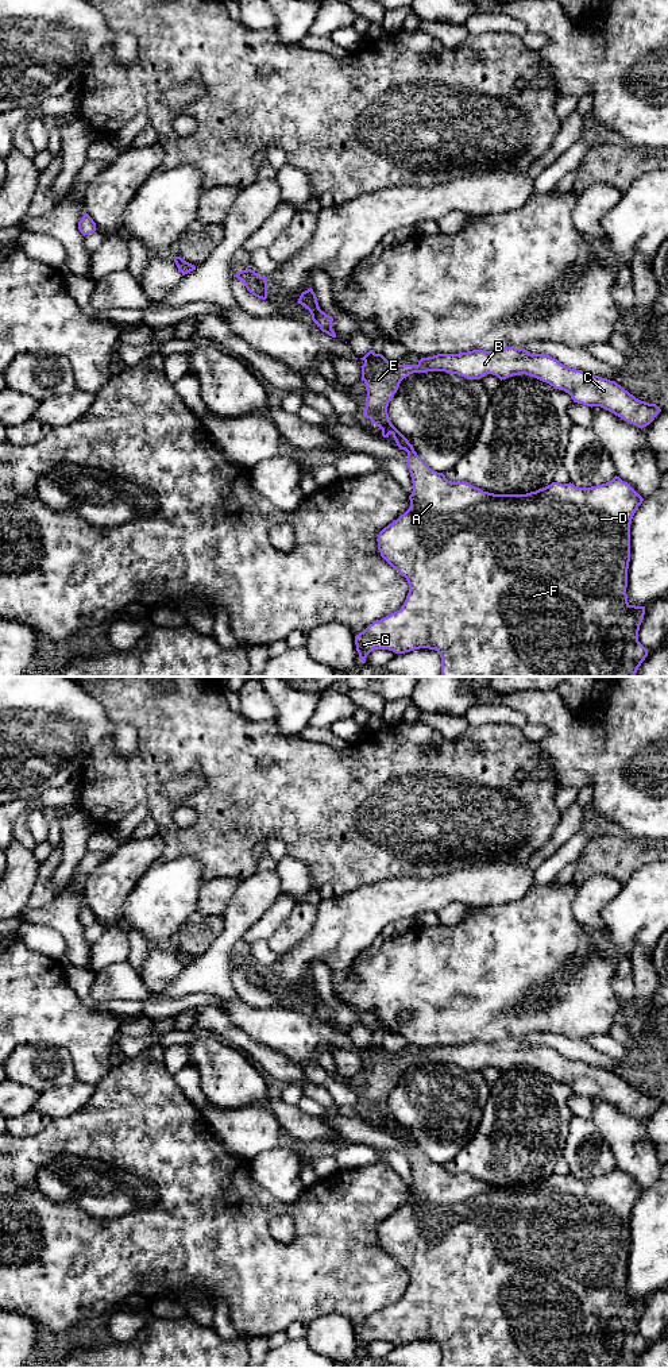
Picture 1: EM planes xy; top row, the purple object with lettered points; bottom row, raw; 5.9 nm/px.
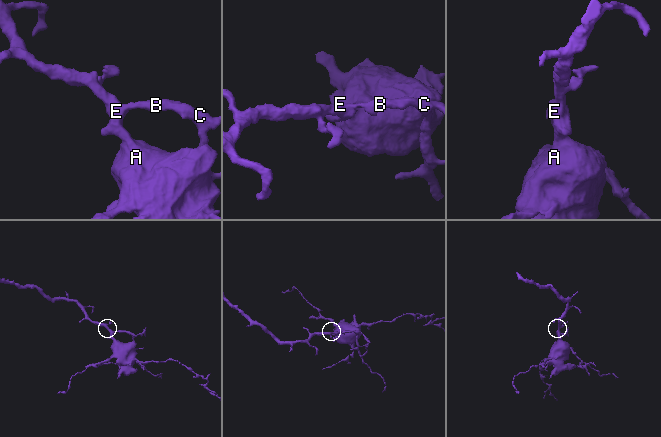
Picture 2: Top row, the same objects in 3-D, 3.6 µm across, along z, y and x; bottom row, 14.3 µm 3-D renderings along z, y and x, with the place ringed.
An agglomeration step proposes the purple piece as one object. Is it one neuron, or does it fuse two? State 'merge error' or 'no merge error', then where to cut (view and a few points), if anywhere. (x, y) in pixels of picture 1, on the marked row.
no merge error; cut none

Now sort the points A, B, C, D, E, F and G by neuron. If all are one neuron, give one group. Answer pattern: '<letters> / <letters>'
A B C D E F G

